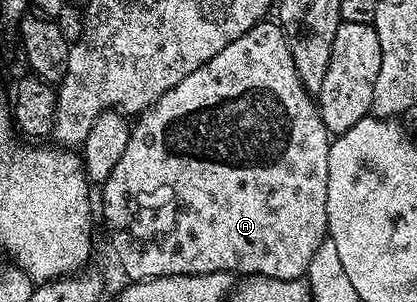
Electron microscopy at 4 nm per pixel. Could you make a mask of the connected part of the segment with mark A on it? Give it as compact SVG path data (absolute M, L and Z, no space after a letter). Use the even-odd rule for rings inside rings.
M275 20L258 22L256 26L249 28L249 32L245 32L245 36L237 36L237 40L225 44L225 48L221 48L221 52L217 52L217 56L213 56L208 62L201 64L201 68L197 68L197 72L189 72L189 76L185 76L185 80L181 80L173 88L165 91L148 110L144 110L134 119L129 144L125 144L125 152L122 153L121 160L117 160L113 172L109 172L107 179L101 183L103 218L107 221L108 228L111 229L111 246L115 249L115 258L119 261L120 268L128 274L128 279L131 282L146 282L149 278L168 278L169 276L181 276L182 274L208 274L209 272L221 272L222 270L226 270L232 276L258 276L261 278L280 278L281 280L302 279L309 268L309 260L313 260L313 252L317 252L319 245L328 237L327 189L329 188L329 148L331 143L332 139L329 137L325 124L319 115L316 99L301 84L301 76L297 76L297 68L293 64L293 56L287 43L287 37L283 35L283 27Z

